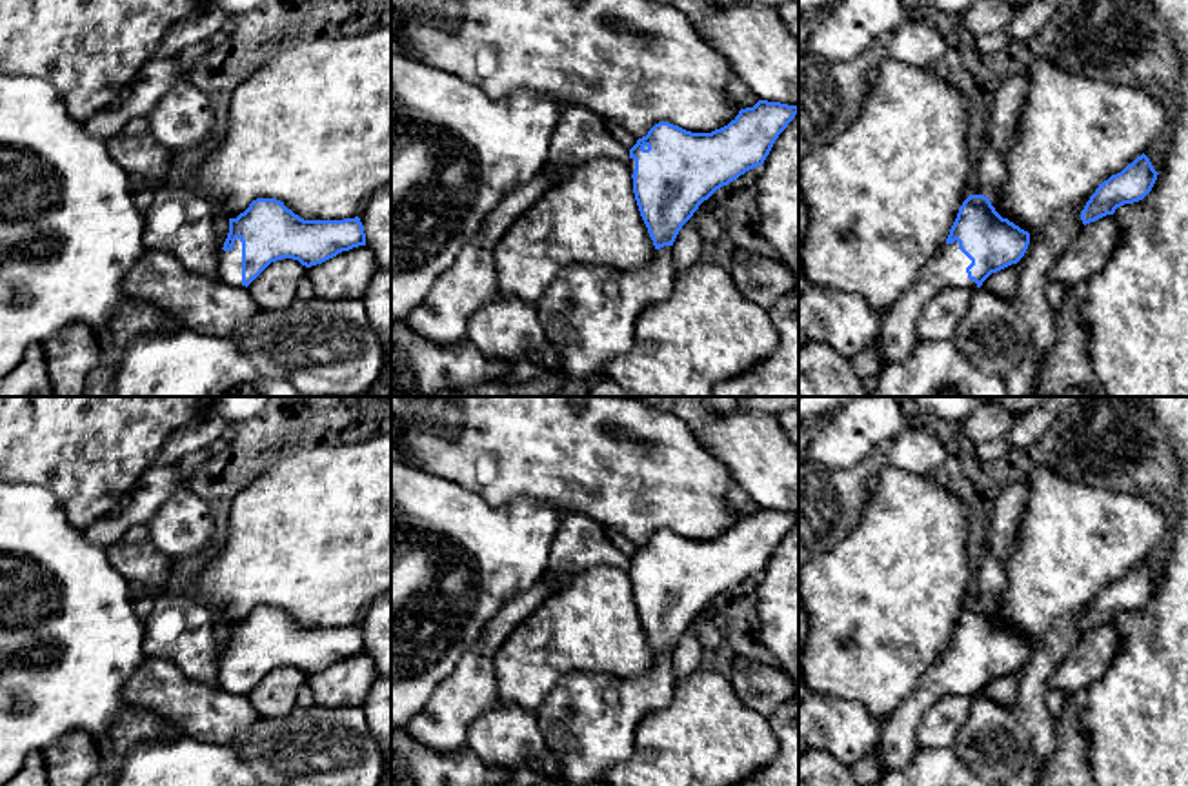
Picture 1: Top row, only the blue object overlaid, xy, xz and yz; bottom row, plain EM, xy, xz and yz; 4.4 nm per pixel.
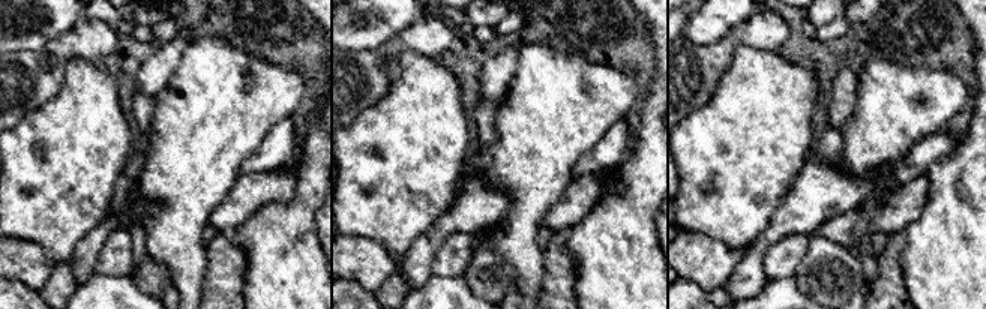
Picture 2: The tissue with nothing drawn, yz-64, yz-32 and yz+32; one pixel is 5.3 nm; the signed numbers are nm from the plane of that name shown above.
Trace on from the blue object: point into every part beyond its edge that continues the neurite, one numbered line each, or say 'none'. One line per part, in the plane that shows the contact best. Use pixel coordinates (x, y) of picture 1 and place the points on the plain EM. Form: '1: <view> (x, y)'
1: xy (230, 670)

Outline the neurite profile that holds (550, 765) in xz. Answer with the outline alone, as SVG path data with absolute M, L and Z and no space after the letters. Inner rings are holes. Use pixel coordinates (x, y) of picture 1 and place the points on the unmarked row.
M551 751L533 761L531 768L542 770L551 781L560 781L560 761Z

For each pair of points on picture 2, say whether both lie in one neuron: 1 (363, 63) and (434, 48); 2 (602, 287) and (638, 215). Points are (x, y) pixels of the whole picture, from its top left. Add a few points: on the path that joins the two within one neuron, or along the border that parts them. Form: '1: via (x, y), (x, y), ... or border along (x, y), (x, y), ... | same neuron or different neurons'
1: via (381, 60), (399, 44), (416, 44) | same neuron
2: via (619, 269), (620, 233) | same neuron

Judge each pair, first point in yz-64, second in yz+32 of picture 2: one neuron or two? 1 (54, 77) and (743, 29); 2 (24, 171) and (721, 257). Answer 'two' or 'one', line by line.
1: one
2: two

